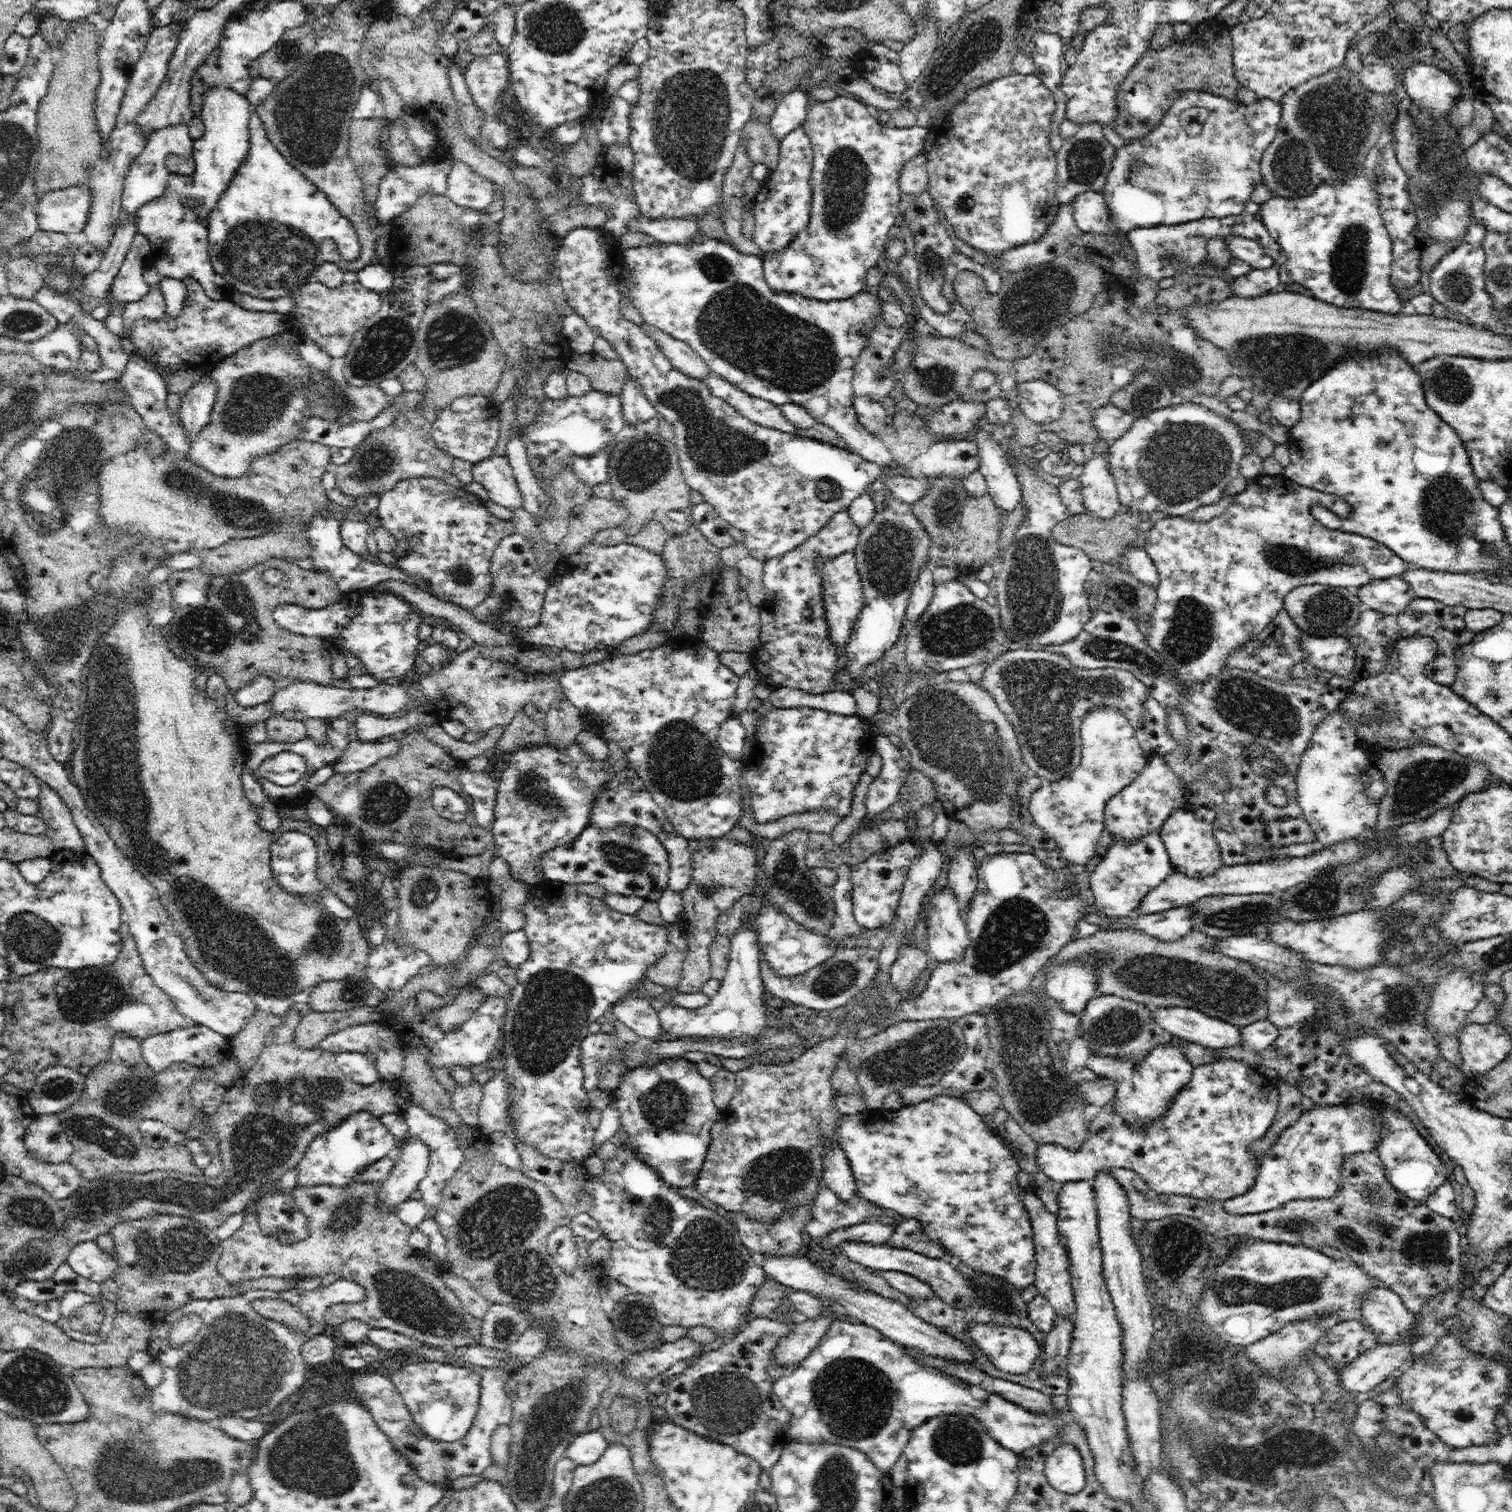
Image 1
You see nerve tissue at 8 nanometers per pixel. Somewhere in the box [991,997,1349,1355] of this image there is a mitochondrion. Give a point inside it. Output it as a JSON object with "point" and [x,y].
{"point":[1042,1097]}

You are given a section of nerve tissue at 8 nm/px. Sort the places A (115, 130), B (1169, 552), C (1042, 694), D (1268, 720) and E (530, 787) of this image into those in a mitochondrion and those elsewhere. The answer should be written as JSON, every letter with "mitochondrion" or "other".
{"A":"other","B":"other","C":"mitochondrion","D":"mitochondrion","E":"mitochondrion"}

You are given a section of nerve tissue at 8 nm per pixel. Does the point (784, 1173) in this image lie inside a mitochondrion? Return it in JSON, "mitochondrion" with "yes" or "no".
{"mitochondrion":"yes"}

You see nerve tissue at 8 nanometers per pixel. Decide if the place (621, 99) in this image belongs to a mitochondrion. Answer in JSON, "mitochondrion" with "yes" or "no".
{"mitochondrion":"no"}

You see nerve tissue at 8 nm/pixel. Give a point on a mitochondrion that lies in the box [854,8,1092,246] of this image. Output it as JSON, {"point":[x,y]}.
{"point":[984,40]}

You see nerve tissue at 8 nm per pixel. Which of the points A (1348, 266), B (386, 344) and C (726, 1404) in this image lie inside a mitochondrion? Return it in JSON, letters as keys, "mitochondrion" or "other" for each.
{"A":"mitochondrion","B":"mitochondrion","C":"mitochondrion"}

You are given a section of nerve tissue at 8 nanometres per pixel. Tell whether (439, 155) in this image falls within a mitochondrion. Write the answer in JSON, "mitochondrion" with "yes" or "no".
{"mitochondrion":"no"}

